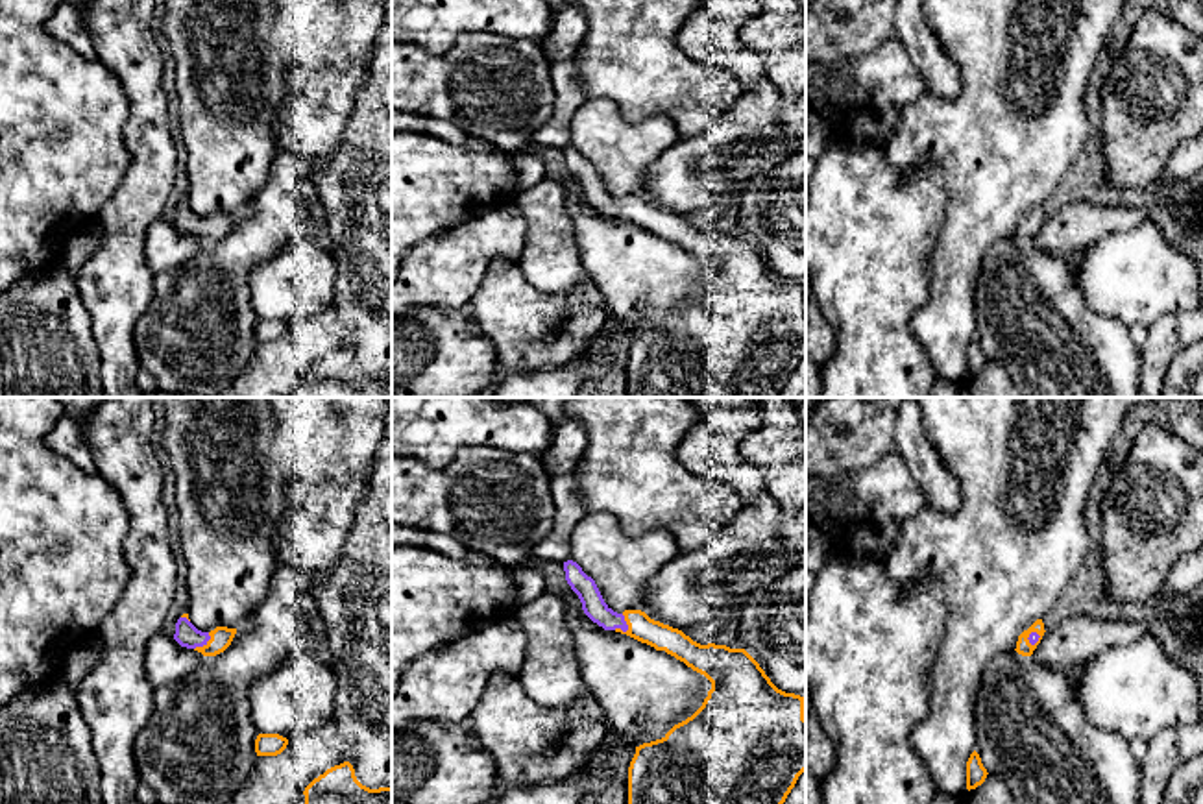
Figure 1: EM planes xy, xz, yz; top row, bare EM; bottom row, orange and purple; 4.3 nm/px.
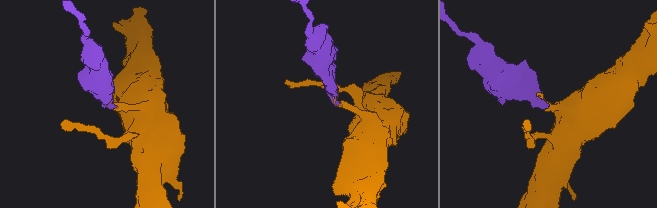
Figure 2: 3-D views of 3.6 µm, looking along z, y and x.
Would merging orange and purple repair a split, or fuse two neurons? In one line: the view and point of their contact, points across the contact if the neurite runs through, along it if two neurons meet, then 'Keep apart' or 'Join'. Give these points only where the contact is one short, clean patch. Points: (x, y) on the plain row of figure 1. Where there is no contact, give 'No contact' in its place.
Touches orange at xz (627, 209). Join

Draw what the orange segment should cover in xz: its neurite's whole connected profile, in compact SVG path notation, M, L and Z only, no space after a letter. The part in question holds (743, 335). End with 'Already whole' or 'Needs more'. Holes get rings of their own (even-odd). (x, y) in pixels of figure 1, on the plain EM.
M564 148L564 157L593 209L665 237L711 268L691 303L662 325L636 333L628 353L628 397L780 397L806 357L804 283L778 275L745 235L700 231L641 196L617 200L577 148Z. Needs more

